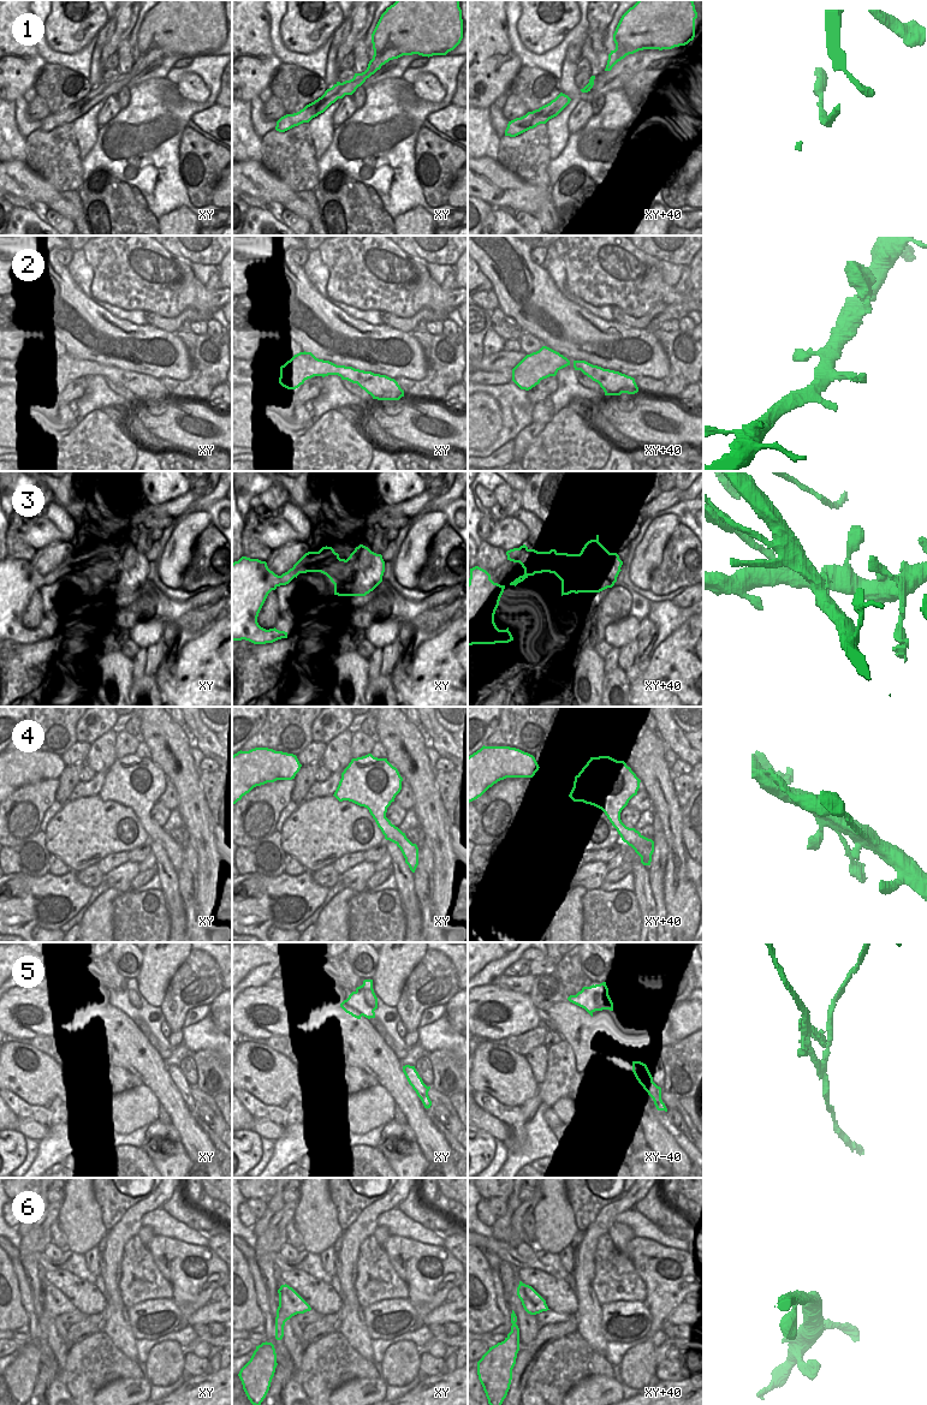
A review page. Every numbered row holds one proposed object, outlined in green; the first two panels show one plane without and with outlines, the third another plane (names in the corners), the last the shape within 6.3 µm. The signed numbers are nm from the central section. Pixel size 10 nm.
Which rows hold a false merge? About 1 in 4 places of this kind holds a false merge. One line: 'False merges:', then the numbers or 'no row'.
False merges: 3, 5

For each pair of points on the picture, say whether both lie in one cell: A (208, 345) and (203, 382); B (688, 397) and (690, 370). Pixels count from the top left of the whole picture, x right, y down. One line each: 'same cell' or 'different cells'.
A: same cell
B: different cells

